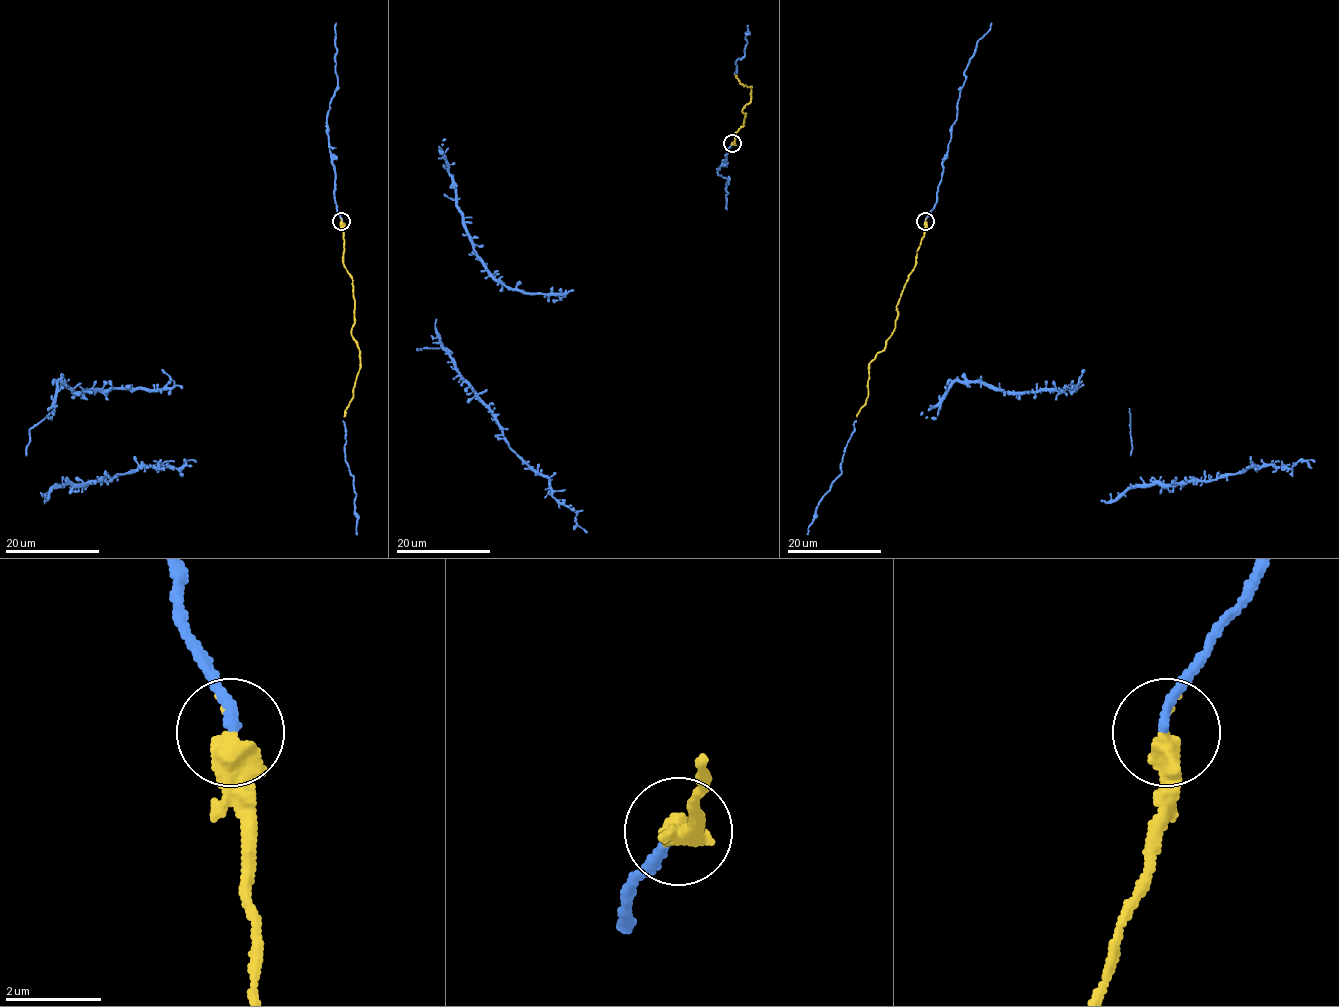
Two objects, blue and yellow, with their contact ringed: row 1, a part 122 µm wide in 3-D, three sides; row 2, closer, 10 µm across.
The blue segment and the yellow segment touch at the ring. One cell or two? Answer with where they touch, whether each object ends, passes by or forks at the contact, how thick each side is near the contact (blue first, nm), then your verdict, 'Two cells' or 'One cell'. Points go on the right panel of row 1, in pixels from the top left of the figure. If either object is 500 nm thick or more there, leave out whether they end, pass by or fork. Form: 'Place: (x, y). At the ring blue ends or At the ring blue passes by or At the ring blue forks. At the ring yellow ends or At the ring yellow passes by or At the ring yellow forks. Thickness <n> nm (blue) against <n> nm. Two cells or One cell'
Place: (925, 221). Thickness 200 nm (blue) against 550 nm. One cell

